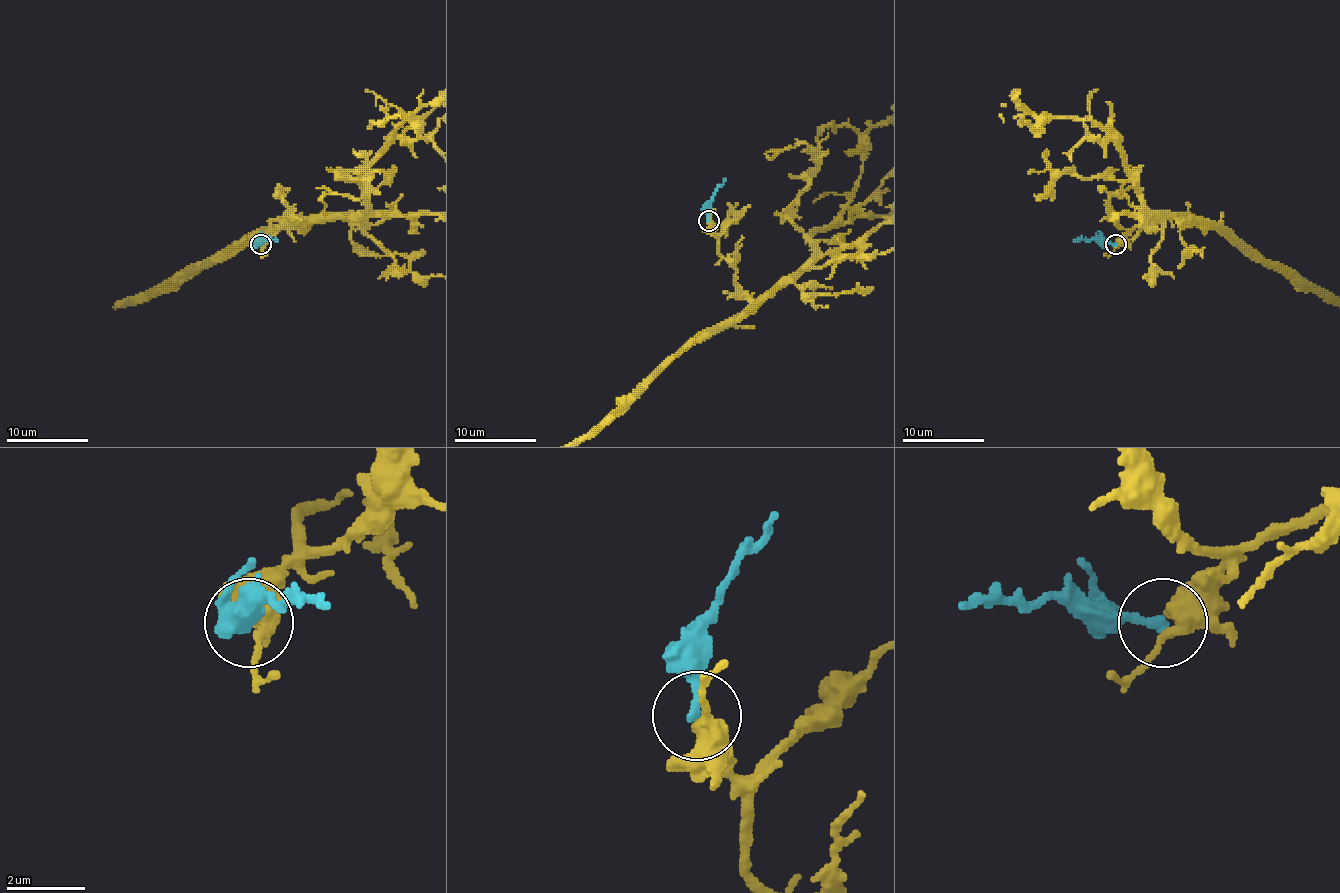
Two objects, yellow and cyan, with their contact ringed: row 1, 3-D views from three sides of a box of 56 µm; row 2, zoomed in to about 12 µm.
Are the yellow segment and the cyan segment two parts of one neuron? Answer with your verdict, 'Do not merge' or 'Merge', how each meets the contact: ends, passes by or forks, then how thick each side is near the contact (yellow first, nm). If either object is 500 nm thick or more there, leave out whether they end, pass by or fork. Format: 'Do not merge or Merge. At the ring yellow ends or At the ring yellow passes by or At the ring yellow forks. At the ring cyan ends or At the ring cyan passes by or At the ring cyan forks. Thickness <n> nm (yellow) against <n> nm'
Merge. At the ring yellow passes by. At the ring cyan ends. Thickness 440 nm (yellow) against 240 nm

